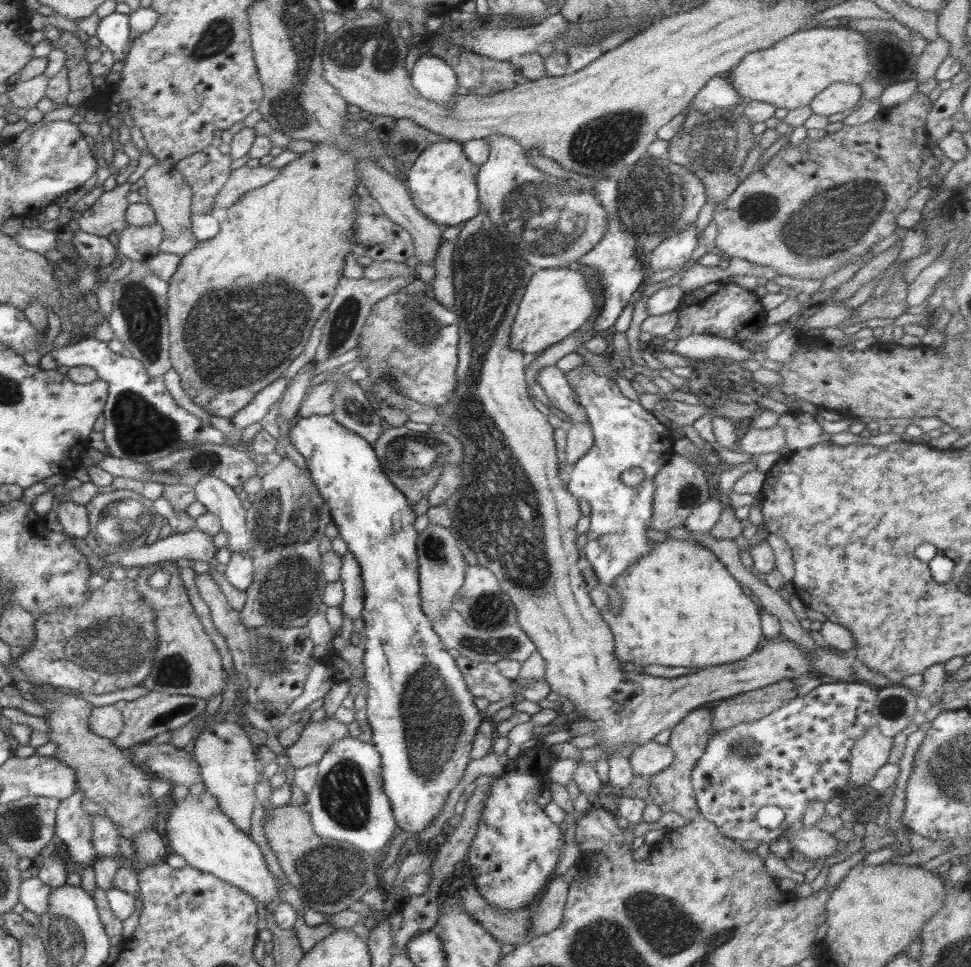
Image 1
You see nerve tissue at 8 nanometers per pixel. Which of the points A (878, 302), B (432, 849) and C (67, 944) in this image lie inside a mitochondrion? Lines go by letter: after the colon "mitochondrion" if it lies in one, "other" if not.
A: other
B: other
C: mitochondrion

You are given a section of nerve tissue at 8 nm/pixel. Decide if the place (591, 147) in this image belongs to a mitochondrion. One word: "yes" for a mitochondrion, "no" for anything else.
yes

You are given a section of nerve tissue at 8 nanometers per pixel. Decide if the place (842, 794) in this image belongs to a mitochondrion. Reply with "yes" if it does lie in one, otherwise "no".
no

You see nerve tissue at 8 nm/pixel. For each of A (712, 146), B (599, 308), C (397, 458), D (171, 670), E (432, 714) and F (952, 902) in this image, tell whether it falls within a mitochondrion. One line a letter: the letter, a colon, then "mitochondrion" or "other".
A: mitochondrion
B: other
C: mitochondrion
D: mitochondrion
E: mitochondrion
F: other

